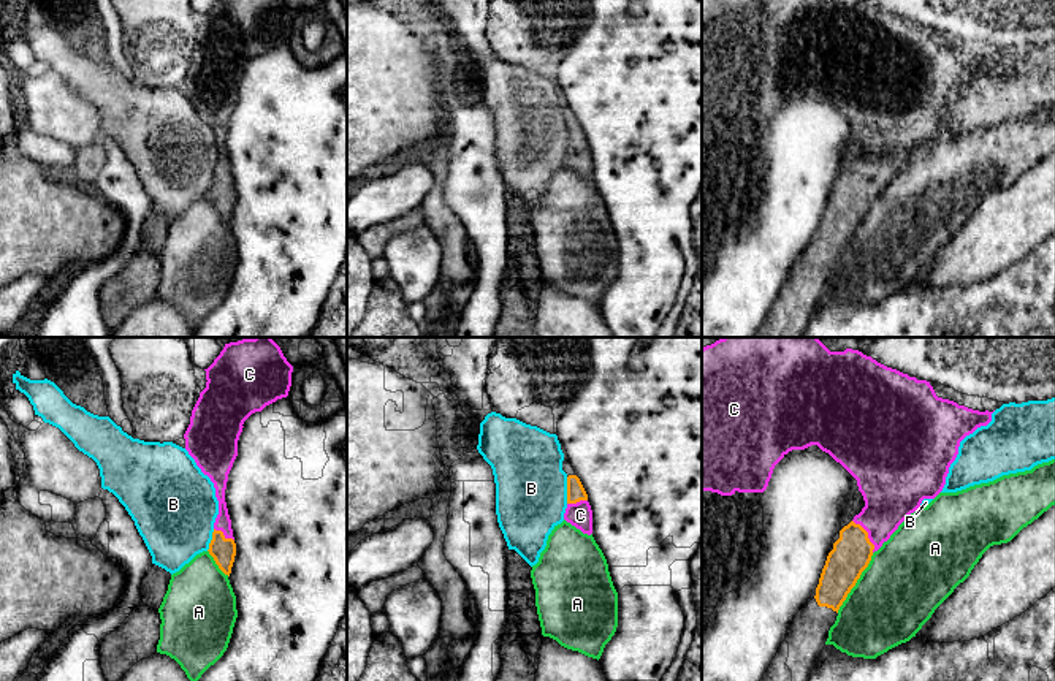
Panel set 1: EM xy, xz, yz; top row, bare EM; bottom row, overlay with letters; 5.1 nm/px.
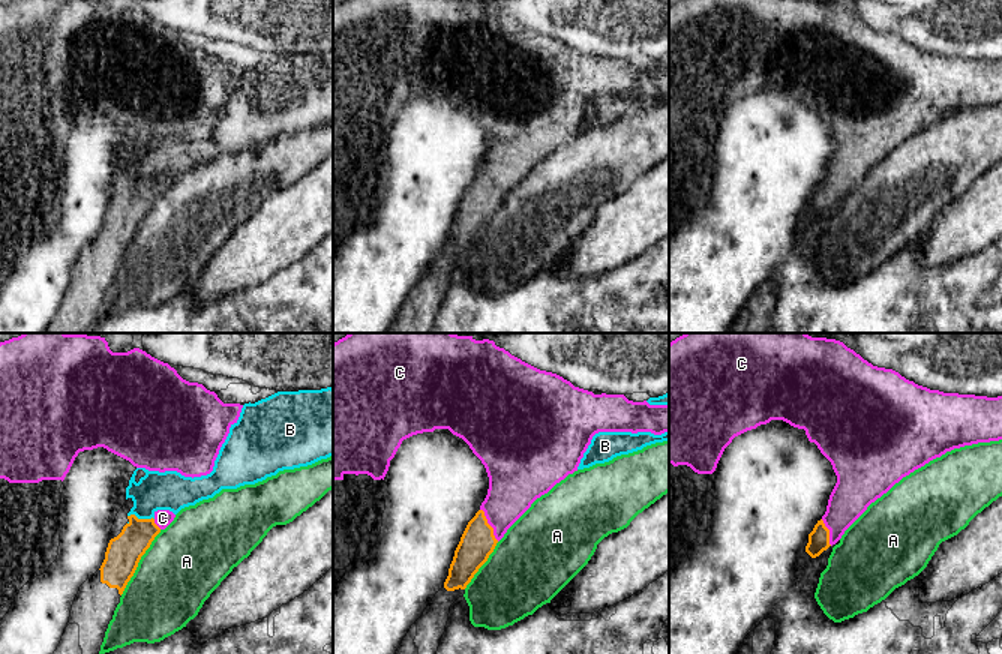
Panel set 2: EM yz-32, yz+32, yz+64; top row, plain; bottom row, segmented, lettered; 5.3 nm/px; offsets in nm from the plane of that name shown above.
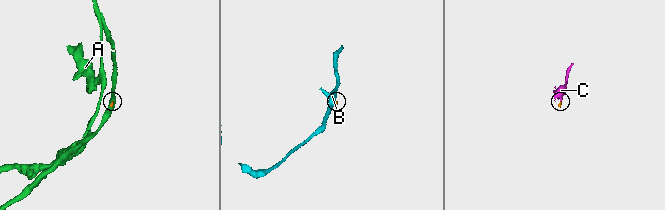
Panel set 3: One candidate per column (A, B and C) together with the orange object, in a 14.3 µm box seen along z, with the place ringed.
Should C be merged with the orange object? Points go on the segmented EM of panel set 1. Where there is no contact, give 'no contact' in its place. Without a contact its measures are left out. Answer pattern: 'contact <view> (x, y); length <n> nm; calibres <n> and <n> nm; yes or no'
contact yz (867, 536); length 200 nm; calibres 200 and 280 nm; yes

